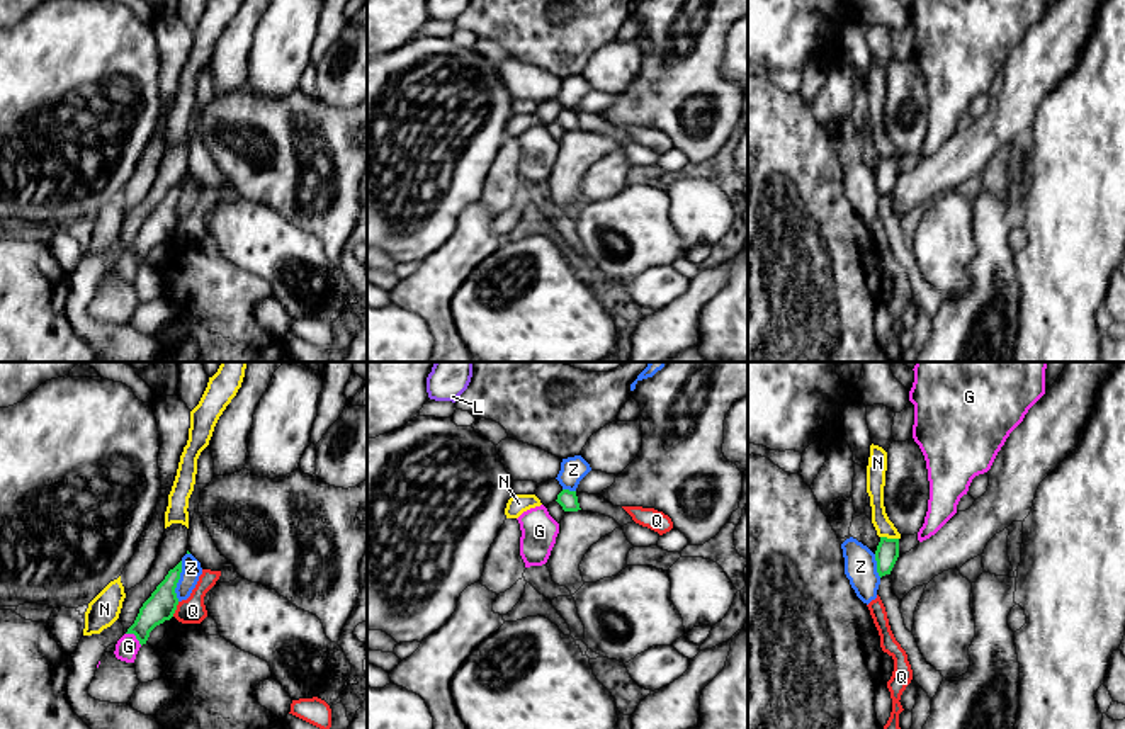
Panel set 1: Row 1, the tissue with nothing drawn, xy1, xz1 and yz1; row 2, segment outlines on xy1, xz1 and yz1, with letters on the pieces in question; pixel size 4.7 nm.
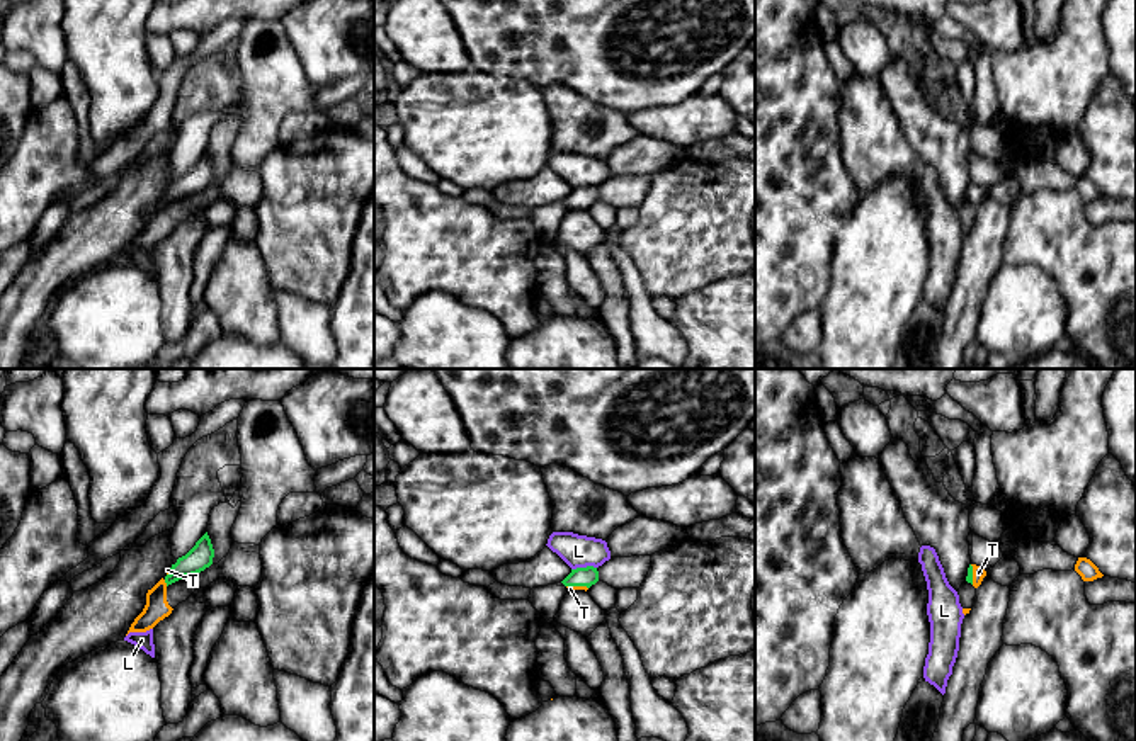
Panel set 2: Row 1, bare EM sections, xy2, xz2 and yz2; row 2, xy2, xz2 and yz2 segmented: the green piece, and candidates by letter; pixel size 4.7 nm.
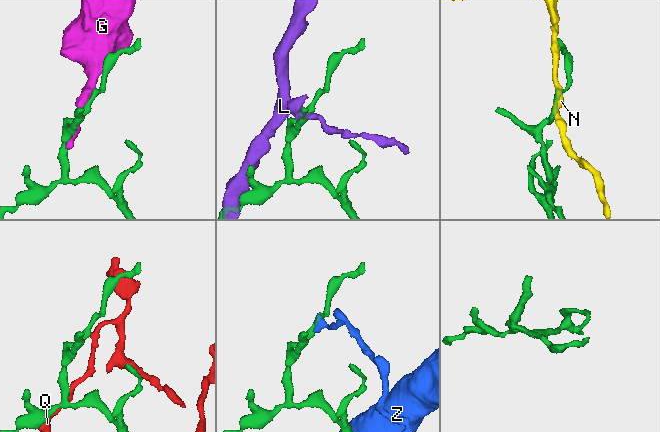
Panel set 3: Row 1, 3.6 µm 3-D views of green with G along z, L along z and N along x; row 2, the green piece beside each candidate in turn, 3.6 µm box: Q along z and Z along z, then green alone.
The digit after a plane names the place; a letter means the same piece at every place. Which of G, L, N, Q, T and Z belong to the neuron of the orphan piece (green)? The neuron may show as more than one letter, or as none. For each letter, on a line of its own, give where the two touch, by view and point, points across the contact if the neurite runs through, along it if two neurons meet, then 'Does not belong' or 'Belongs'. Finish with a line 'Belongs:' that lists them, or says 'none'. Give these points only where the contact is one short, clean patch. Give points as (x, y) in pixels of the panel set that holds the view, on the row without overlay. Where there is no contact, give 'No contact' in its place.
G: Touches green at xy1 (135, 254). Does not belong
L: Touches green at xz2 (584, 187). Does not belong
N: Touches green at yz1 (889, 158). Boundary: yz1 (881, 155), (898, 158). Does not belong
Q: Touches green at xy1 (175, 228). Does not belong
T: Touches green at xy2 (165, 201). Belongs
Z: Touches green at xy1 (177, 201). Boundary: xy1 (182, 180), (175, 208), (177, 220). Does not belong
Belongs: T

